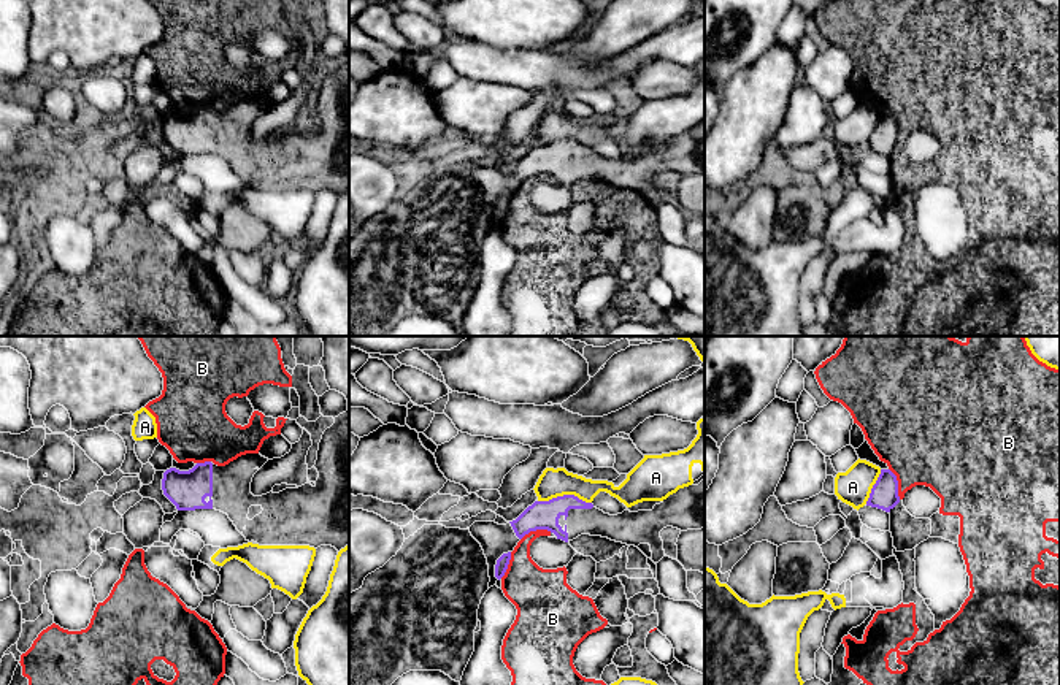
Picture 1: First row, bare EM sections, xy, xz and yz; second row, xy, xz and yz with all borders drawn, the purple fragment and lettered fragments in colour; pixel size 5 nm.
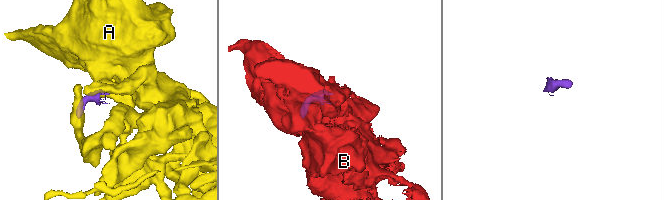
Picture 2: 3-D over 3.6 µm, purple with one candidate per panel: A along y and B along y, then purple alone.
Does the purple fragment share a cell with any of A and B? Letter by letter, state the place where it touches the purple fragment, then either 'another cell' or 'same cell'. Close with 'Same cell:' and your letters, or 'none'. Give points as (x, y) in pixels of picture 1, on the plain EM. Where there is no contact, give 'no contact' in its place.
A: contact xz (565, 140); another cell
B: contact xz (535, 175); another cell
Same cell: none

